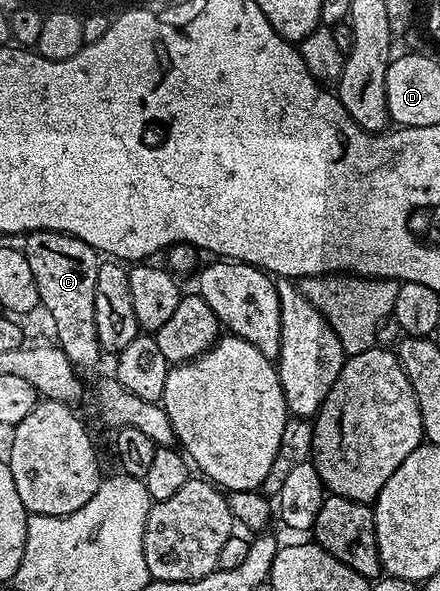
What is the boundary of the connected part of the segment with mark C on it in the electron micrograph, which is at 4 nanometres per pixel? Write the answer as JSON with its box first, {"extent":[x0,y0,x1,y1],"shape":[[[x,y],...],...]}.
{"extent":[21,229,101,370],"shape":[[[44,229],[26,234],[24,241],[27,242],[22,242],[21,248],[29,259],[29,271],[33,271],[33,279],[37,283],[40,306],[44,310],[47,308],[47,313],[51,316],[58,348],[63,350],[76,370],[93,368],[101,356],[95,314],[100,254],[81,239]]]}

